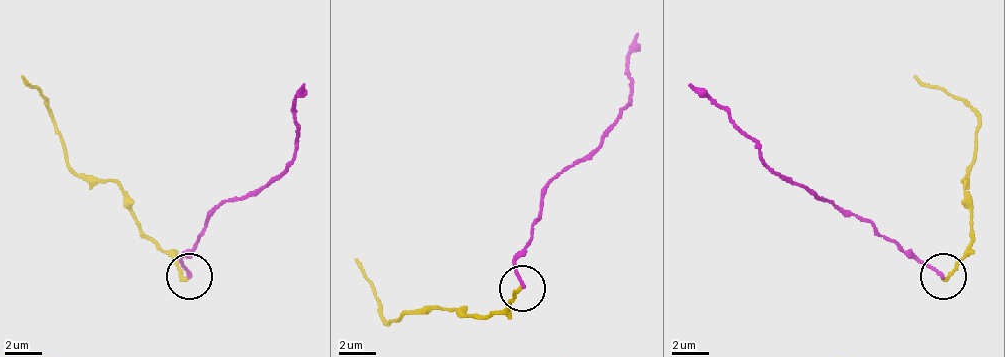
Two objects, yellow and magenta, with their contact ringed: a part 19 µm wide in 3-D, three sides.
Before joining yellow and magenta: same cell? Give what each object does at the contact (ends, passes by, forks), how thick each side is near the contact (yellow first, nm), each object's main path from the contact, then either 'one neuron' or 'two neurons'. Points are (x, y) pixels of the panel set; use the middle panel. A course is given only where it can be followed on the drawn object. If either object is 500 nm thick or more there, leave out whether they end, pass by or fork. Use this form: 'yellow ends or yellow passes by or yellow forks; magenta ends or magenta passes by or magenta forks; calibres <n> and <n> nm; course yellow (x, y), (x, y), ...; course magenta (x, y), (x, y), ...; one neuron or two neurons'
yellow ends; magenta ends; calibres 180 and 170 nm; course yellow (519, 287), (500, 310), (473, 314), (418, 310), (390, 324), (376, 305), (367, 273), (353, 259); course magenta (523, 287), (514, 255), (542, 213), (542, 190), (602, 139), (629, 102), (629, 66), (639, 33); two neurons

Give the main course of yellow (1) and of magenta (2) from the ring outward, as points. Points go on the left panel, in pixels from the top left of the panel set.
1: (185, 278), (139, 227), (130, 199), (112, 181), (84, 181), (70, 167), (56, 121), (43, 98), (20, 75)
2: (190, 278), (181, 259), (208, 222), (208, 218), (227, 199), (268, 185), (296, 153), (296, 107), (305, 84)

